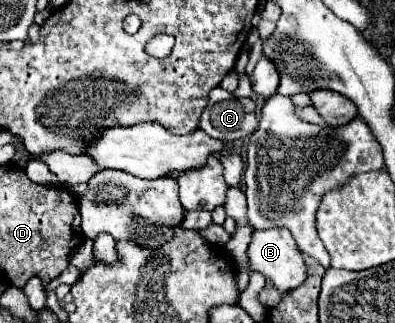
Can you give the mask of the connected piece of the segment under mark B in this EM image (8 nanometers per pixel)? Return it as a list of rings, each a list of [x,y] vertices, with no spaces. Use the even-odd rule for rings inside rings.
[[[287,228],[253,230],[251,242],[247,248],[247,258],[249,258],[249,268],[253,272],[263,274],[267,280],[271,280],[279,288],[279,292],[289,292],[289,288],[297,288],[307,278],[307,266]]]

